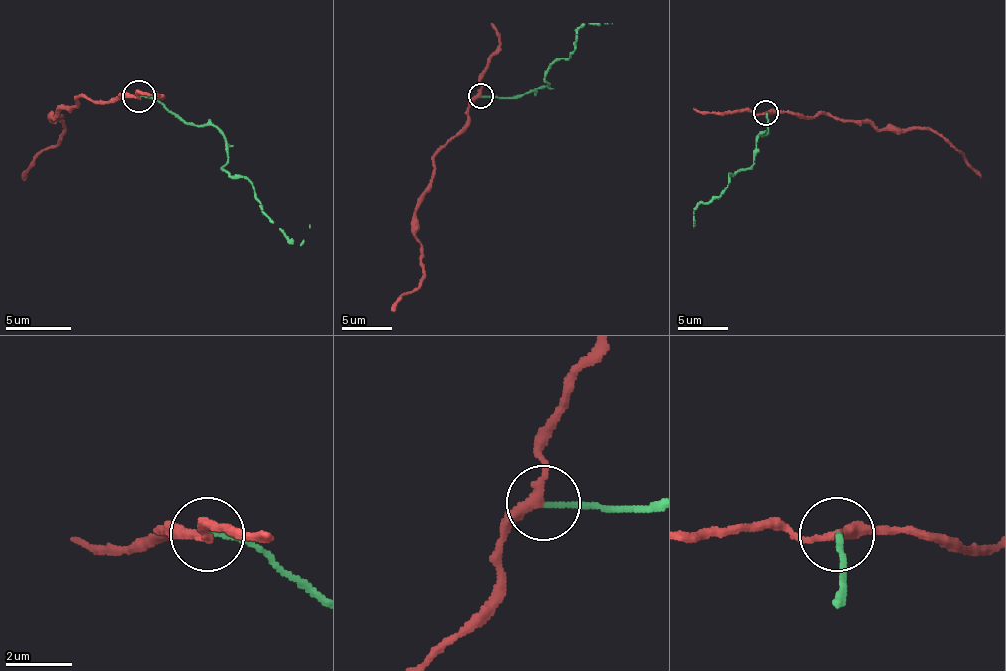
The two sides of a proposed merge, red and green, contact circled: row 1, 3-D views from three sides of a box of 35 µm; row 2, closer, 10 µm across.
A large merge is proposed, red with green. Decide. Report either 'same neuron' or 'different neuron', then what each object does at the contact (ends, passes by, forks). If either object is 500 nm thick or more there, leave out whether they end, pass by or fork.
different neuron | red passes by | green ends

